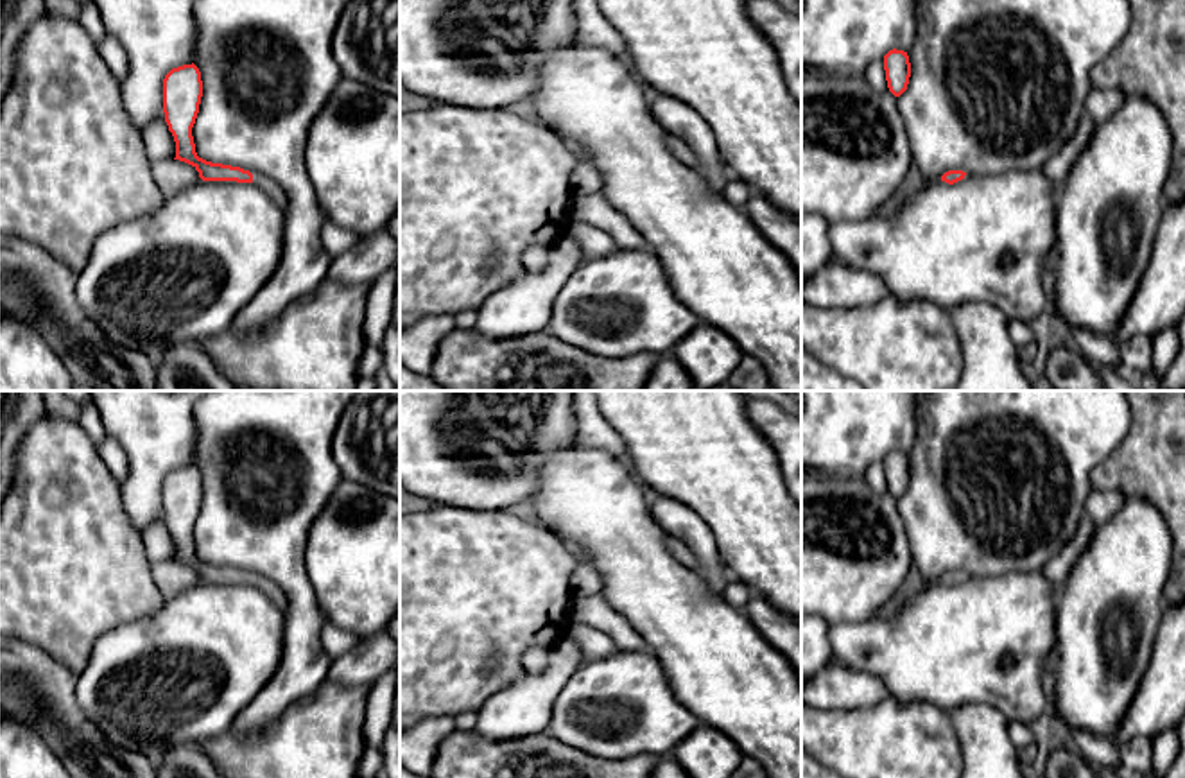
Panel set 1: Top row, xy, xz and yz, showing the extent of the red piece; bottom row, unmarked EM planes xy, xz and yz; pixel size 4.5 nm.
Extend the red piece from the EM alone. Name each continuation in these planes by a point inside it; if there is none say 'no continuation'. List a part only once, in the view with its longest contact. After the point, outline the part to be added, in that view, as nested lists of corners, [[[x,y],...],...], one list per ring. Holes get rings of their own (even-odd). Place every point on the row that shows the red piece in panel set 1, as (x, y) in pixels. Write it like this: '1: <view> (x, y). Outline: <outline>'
1: xy (266, 183). Outline: [[[253,172],[253,185],[262,188],[283,212],[287,210],[285,190],[272,177]]]

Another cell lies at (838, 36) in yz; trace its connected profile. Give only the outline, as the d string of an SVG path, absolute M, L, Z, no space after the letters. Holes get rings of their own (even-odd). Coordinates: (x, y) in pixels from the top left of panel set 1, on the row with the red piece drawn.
M803 0L801 79L864 77L869 63L893 48L907 52L916 36L916 0Z

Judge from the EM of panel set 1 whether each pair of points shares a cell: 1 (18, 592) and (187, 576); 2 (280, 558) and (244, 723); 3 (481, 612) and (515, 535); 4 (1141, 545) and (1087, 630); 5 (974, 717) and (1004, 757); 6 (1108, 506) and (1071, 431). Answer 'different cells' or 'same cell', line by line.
1: different cells
2: same cell
3: same cell
4: same cell
5: same cell
6: different cells

